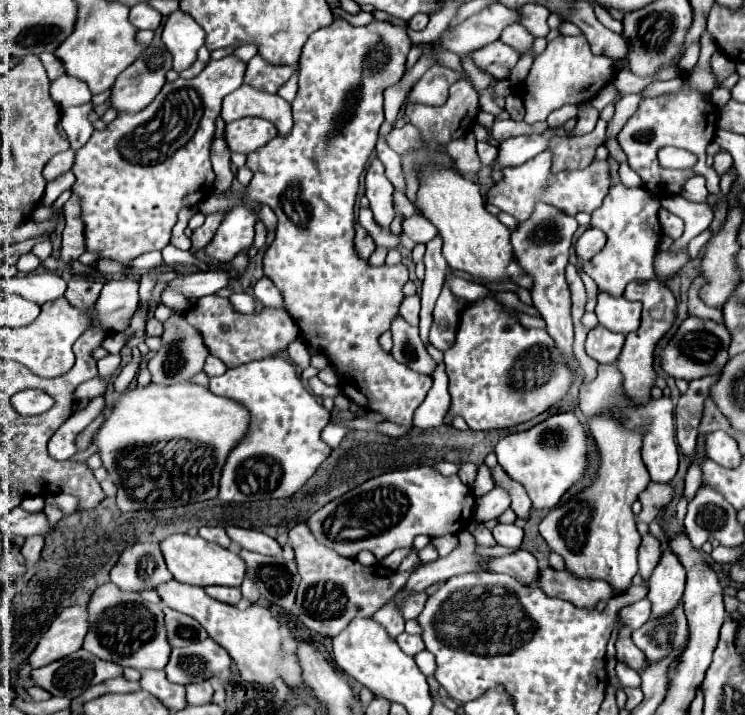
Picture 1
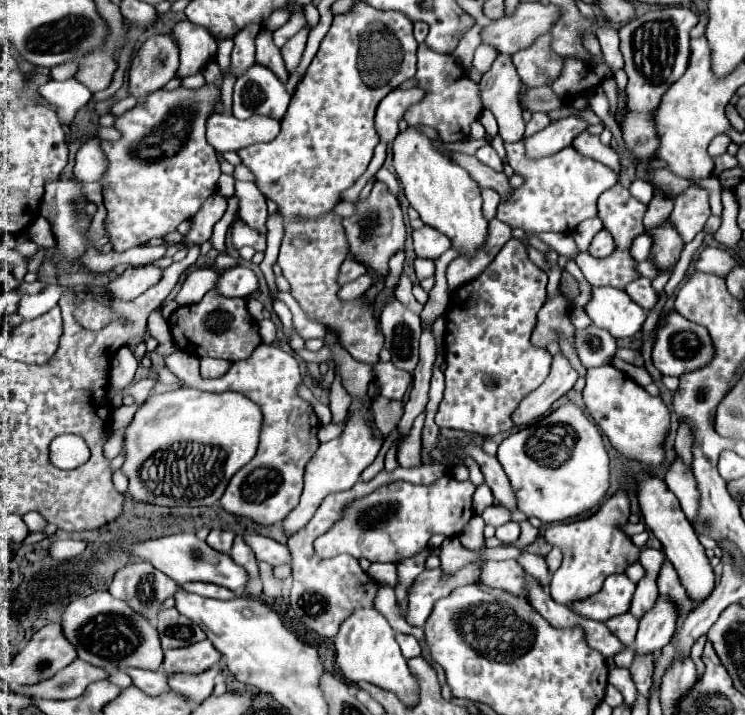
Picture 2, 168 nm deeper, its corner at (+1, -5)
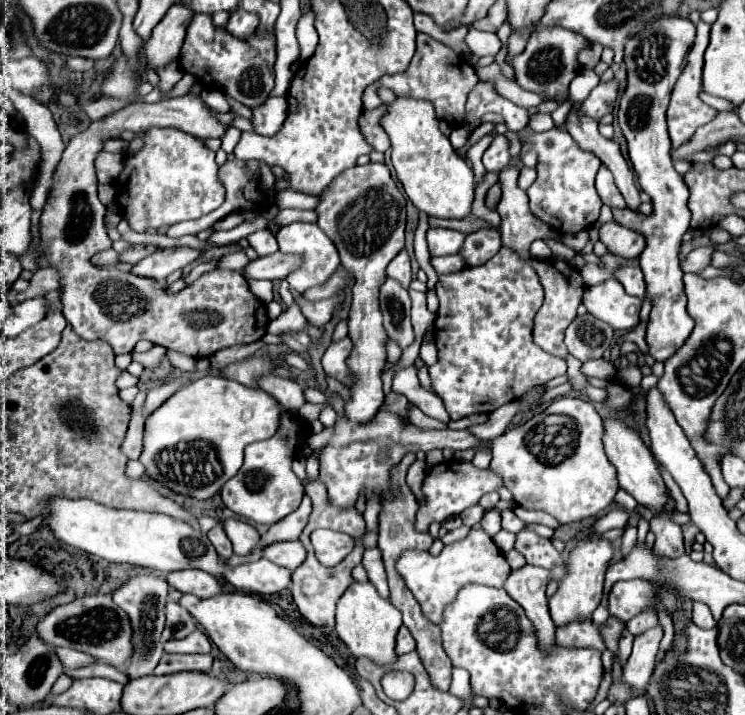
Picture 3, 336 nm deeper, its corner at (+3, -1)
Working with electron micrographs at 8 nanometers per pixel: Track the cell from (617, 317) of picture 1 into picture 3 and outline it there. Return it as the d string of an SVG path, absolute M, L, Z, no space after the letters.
M607 279L595 287L587 287L583 305L593 317L605 321L615 331L629 331L639 323L641 299L627 295L617 279Z

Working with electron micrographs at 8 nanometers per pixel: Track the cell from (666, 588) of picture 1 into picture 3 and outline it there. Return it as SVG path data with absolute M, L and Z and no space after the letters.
M661 625L649 629L649 631L643 631L641 635L635 635L631 657L629 657L627 665L623 667L623 679L629 685L633 685L637 689L647 687L649 677L655 669L655 655L657 655L661 637L663 637Z

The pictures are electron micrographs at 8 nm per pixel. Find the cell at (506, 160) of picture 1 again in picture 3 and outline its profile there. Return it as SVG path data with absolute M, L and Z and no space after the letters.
M617 81L599 83L589 93L589 97L579 105L579 113L581 115L587 115L587 117L591 117L595 121L599 121L603 115L611 113L613 103L615 103L615 97L617 97Z

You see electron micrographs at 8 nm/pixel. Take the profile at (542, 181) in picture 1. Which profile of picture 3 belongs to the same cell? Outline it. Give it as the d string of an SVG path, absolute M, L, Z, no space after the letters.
M525 127L517 133L517 137L521 145L529 145L529 149L537 153L537 179L527 189L531 213L553 229L567 225L569 233L589 229L597 221L603 205L595 191L595 175L601 167L601 161L593 153L579 149L565 129L553 127L545 133L533 133L533 129Z

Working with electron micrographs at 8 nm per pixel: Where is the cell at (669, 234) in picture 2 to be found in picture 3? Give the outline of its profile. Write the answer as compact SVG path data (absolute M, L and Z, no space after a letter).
M665 15L653 19L641 27L639 33L631 35L625 43L625 65L627 65L627 87L619 101L617 121L625 135L629 147L629 159L639 177L641 189L653 201L653 213L641 215L625 207L613 208L613 219L641 235L645 235L645 251L639 255L639 265L647 283L647 297L653 301L649 325L647 325L647 345L649 355L655 361L667 361L675 355L677 347L683 347L693 331L693 319L685 309L683 293L683 271L679 267L679 249L685 231L689 229L691 213L687 209L689 191L683 177L673 169L671 161L671 141L667 135L665 111L669 105L671 89L681 75L683 61L695 39L695 25L687 17Z

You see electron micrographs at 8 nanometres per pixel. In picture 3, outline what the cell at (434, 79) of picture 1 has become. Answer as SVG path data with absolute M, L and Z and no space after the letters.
M379 105L377 109L365 111L361 115L361 131L367 139L369 145L373 145L375 151L387 151L389 149L389 137L385 133L385 129L381 127L381 119L387 113L385 105Z

